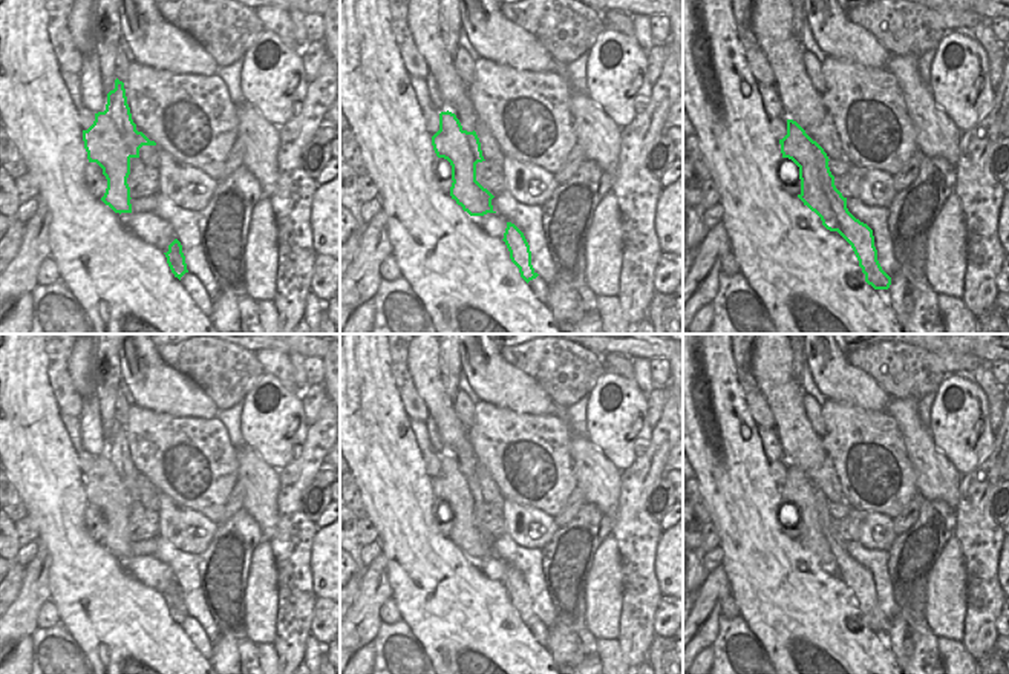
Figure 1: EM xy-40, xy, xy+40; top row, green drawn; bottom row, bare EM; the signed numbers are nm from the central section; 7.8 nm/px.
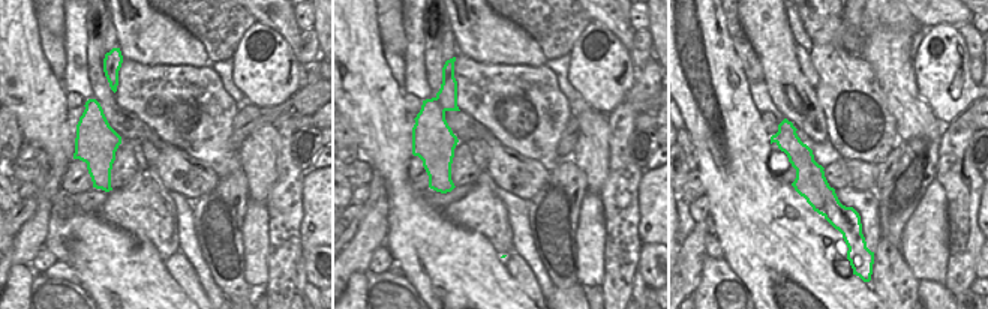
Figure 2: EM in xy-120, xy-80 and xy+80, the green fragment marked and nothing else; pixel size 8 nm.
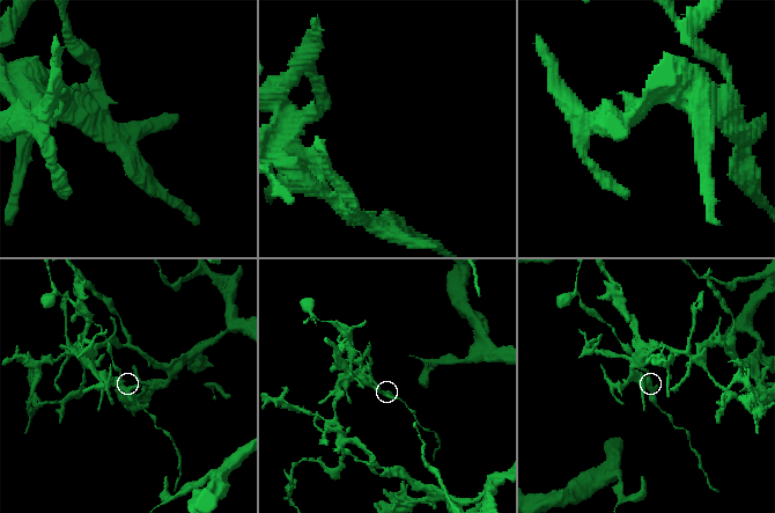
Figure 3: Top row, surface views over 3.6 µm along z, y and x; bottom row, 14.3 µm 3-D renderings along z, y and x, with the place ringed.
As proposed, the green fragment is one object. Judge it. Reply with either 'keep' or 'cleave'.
cleave

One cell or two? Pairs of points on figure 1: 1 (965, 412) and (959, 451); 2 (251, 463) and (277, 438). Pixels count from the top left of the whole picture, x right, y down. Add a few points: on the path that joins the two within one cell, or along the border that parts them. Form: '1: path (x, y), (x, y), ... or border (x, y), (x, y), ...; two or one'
1: path (962, 422), (962, 441); one
2: border (247, 444), (276, 469); two

